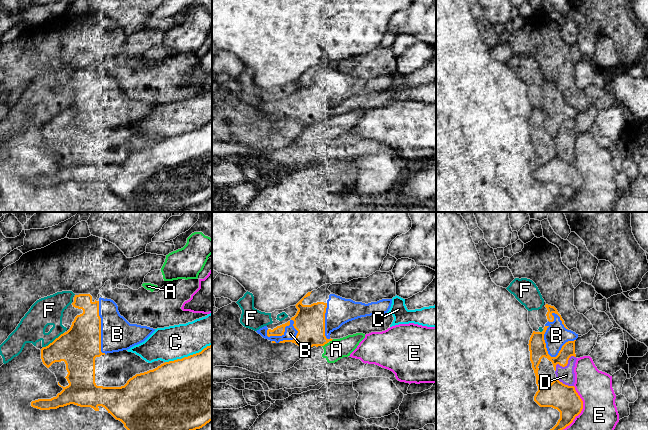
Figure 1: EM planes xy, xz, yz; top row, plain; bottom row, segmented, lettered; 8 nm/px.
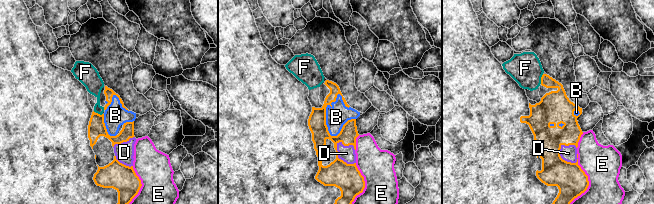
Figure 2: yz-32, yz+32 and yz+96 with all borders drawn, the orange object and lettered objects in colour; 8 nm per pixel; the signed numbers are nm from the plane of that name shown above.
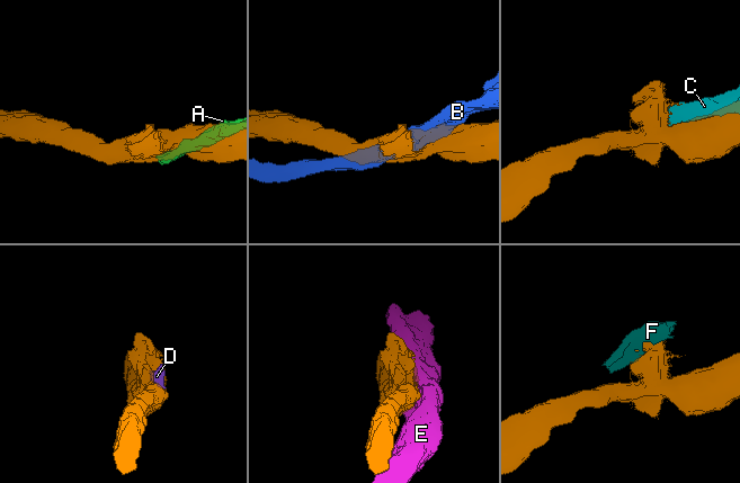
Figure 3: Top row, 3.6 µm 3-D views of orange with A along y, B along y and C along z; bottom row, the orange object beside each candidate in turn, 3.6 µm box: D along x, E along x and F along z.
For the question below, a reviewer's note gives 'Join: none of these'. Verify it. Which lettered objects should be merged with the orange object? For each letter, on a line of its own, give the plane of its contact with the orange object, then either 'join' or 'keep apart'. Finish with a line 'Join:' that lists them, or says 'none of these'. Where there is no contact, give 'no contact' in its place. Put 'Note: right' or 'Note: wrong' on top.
Note: right
A: xz | keep apart
B: xz | keep apart
C: xy | keep apart
D: yz | keep apart
E: yz | keep apart
F: xy | keep apart
Join: none of these

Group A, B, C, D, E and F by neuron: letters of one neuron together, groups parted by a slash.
A / B / C D / E / F

